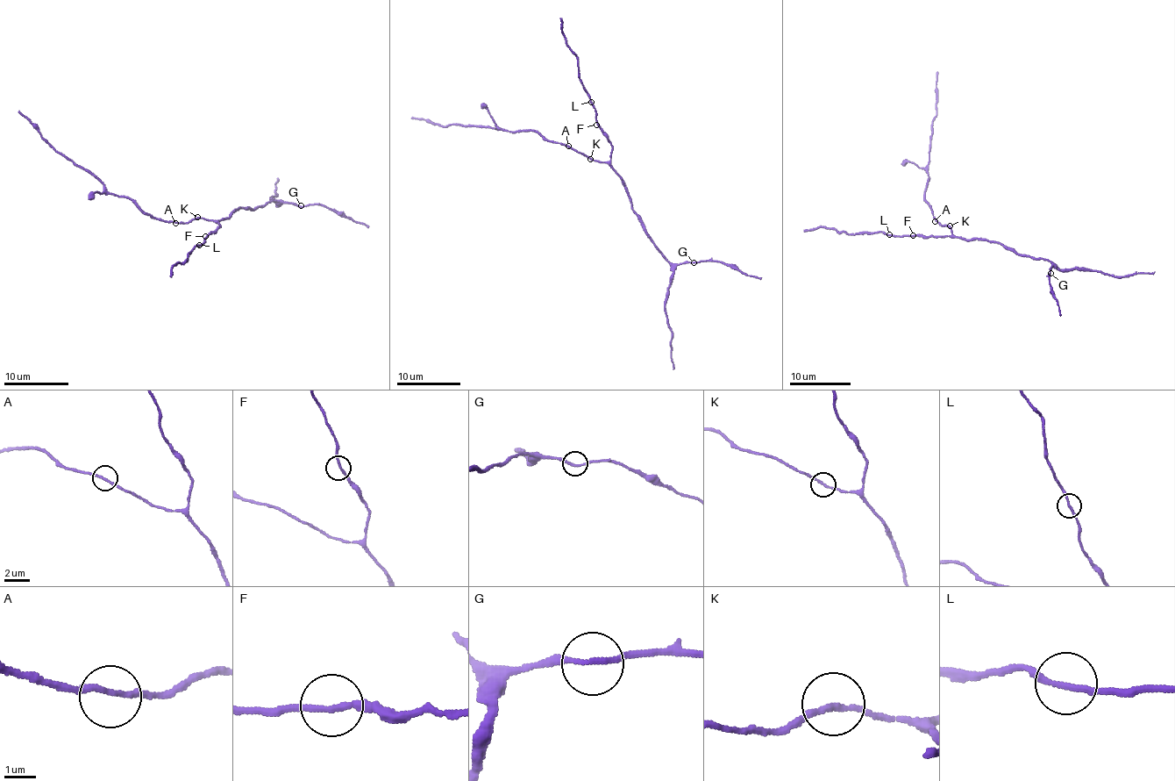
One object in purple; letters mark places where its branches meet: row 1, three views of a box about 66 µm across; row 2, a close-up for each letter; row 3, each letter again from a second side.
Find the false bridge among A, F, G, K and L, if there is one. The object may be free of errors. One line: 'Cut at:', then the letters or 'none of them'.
Cut at: none of them

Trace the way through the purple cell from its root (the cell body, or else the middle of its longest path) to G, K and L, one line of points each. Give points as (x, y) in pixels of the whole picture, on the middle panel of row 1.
G: (606, 162), (622, 180), (633, 211), (658, 253), (672, 263), (694, 262)
K: (606, 162), (590, 159)
L: (606, 162), (611, 158), (612, 145), (596, 122), (596, 111), (590, 102)

